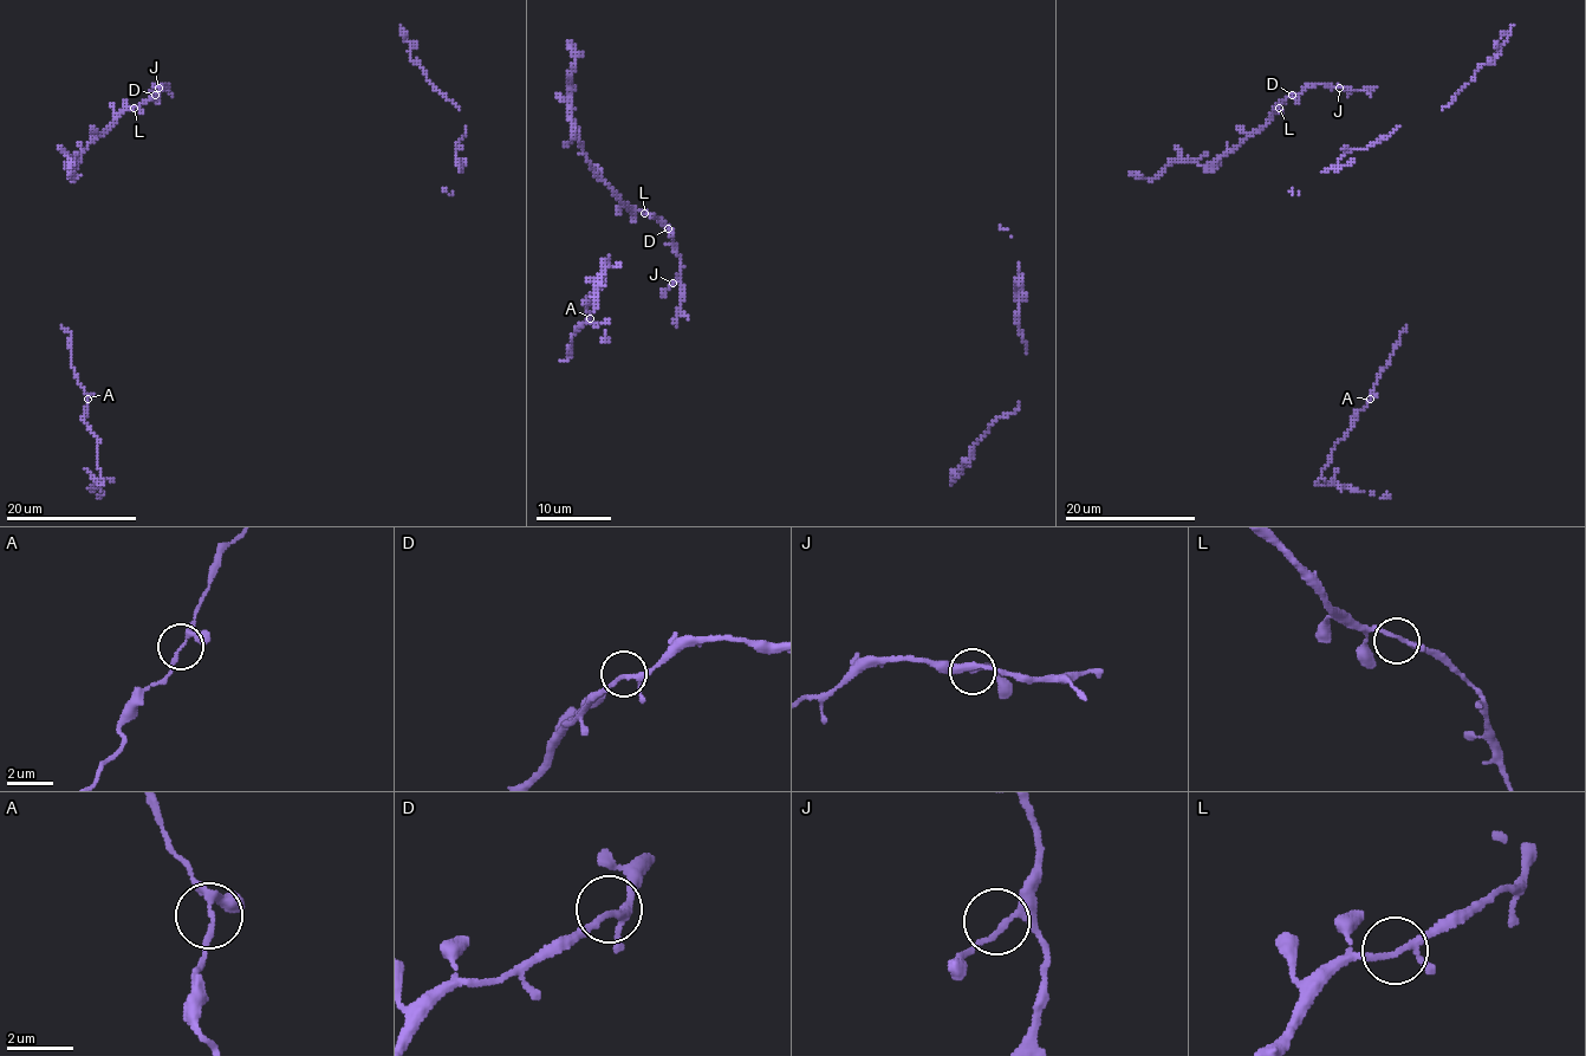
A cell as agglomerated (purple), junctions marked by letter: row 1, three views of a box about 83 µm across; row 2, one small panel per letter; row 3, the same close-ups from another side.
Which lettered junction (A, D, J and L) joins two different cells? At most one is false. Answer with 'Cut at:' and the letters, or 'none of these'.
Cut at: none of these

